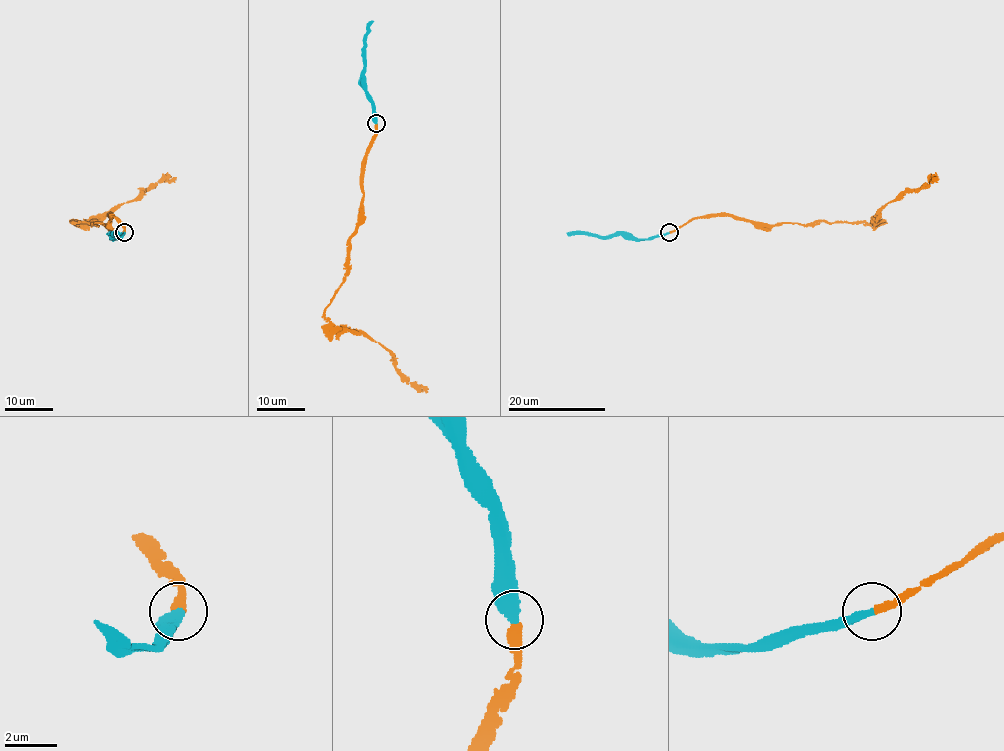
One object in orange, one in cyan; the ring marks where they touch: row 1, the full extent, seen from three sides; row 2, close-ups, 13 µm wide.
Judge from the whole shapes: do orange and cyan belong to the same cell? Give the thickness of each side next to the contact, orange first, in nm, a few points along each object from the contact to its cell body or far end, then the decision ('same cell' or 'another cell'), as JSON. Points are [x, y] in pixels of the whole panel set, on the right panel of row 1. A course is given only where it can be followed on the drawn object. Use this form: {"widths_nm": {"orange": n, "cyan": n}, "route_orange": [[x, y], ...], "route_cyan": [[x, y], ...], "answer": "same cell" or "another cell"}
{"widths_nm": {"orange": 320, "cyan": 380}, "route_orange": [[670, 232], [714, 214], [778, 225], [873, 222], [901, 193], [916, 192], [931, 180], [938, 180]], "route_cyan": [[669, 232], [647, 239], [567, 232]], "answer": "same cell"}

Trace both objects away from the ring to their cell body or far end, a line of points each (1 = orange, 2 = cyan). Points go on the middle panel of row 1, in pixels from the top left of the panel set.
1: (376, 124), (348, 267), (325, 317), (380, 342), (394, 367), (427, 392)
2: (376, 123), (364, 75), (364, 41), (368, 27), (374, 21)

